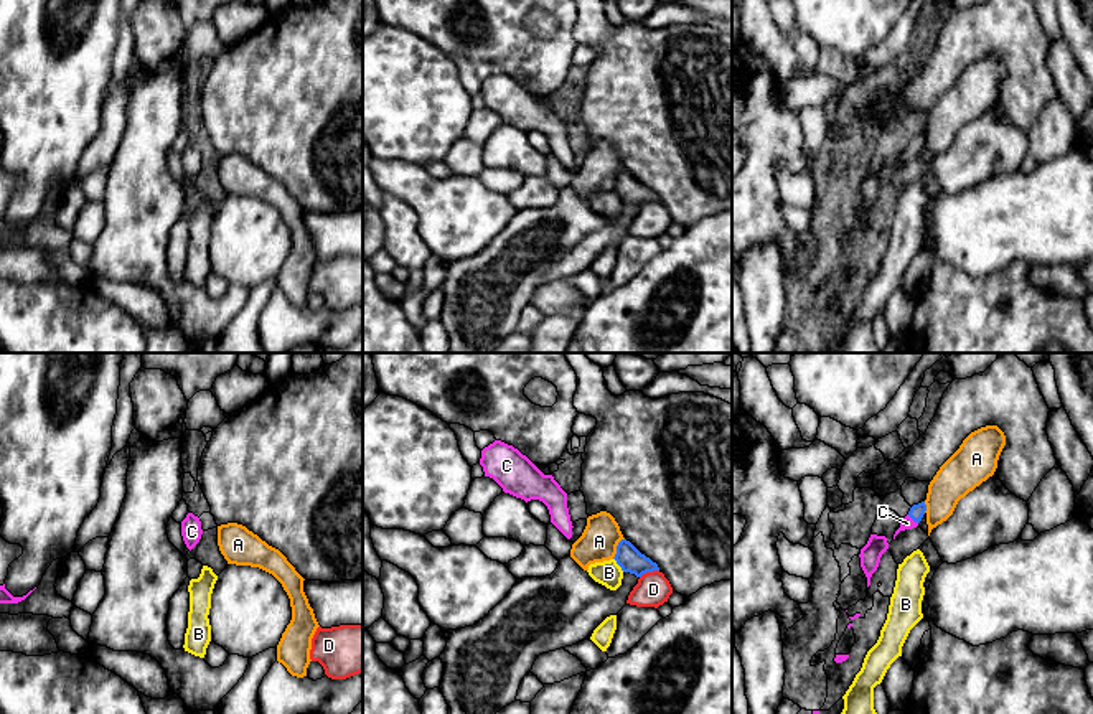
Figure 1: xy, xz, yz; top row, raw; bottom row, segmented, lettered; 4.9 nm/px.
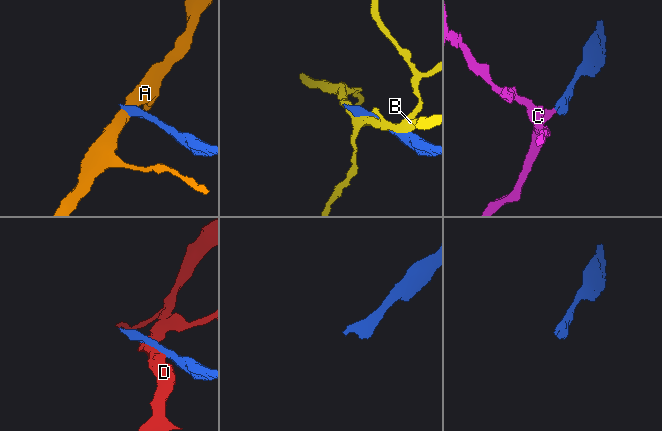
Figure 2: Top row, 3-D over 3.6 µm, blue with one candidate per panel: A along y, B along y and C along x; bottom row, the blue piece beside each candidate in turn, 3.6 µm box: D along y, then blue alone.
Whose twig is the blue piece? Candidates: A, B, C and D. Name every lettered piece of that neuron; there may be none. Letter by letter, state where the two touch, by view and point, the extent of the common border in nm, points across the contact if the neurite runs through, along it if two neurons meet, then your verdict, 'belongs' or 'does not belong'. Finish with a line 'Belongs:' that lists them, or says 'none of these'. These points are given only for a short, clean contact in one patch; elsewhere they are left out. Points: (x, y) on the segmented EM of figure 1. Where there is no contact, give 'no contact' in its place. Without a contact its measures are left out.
A: xz (617, 548) | 120 nm | along xz (623, 538), (612, 558) | does not belong
B: xz (617, 563) | 90 nm | does not belong
C: yz (912, 518) | 70 nm | belongs
D: xz (648, 571) | 100 nm | does not belong
Belongs: C

